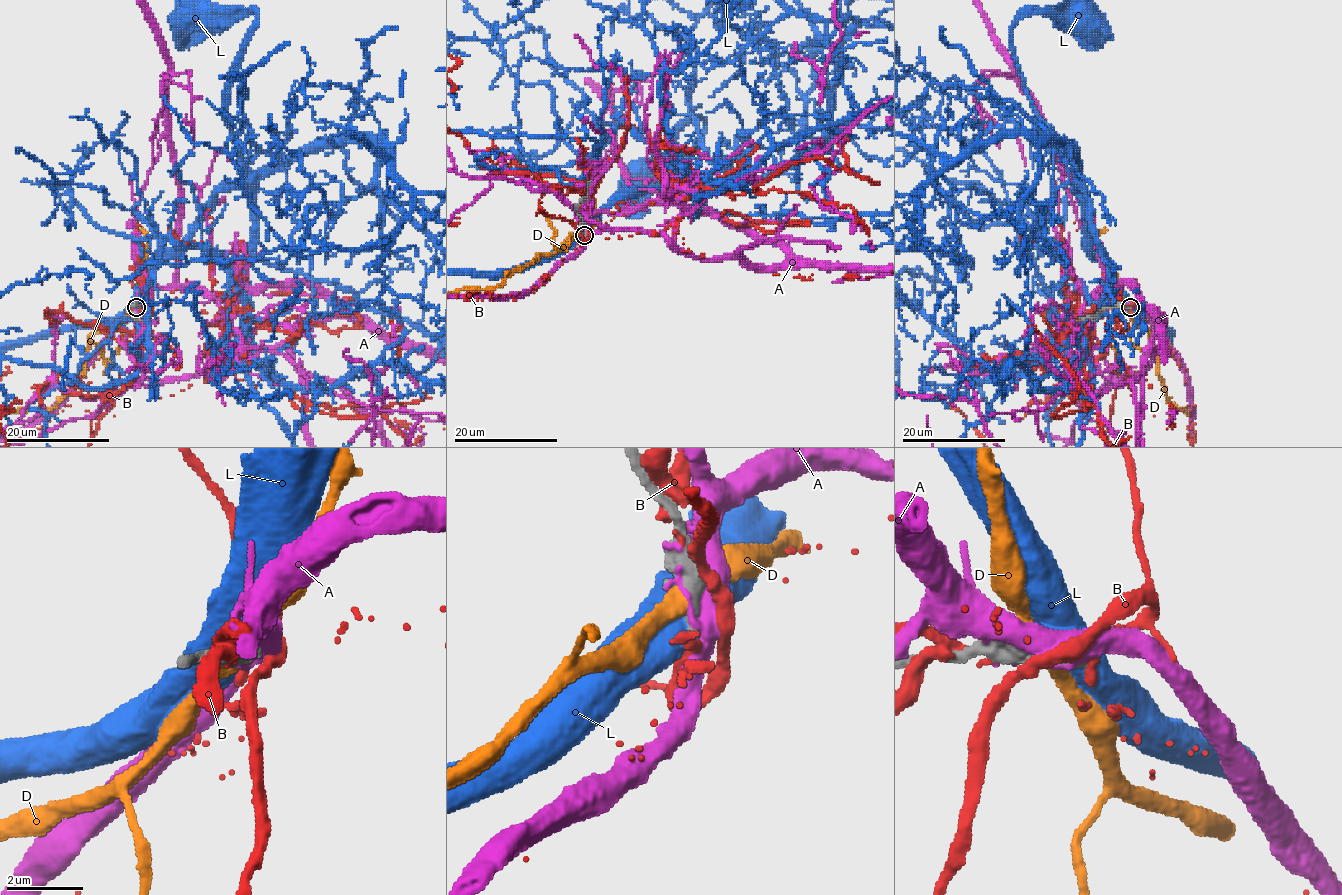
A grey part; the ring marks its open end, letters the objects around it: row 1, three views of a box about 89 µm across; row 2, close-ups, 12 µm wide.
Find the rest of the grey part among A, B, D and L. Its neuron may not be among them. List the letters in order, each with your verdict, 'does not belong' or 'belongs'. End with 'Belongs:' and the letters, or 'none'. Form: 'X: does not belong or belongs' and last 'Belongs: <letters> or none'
A: does not belong
B: does not belong
D: does not belong
L: does not belong
Belongs: none

